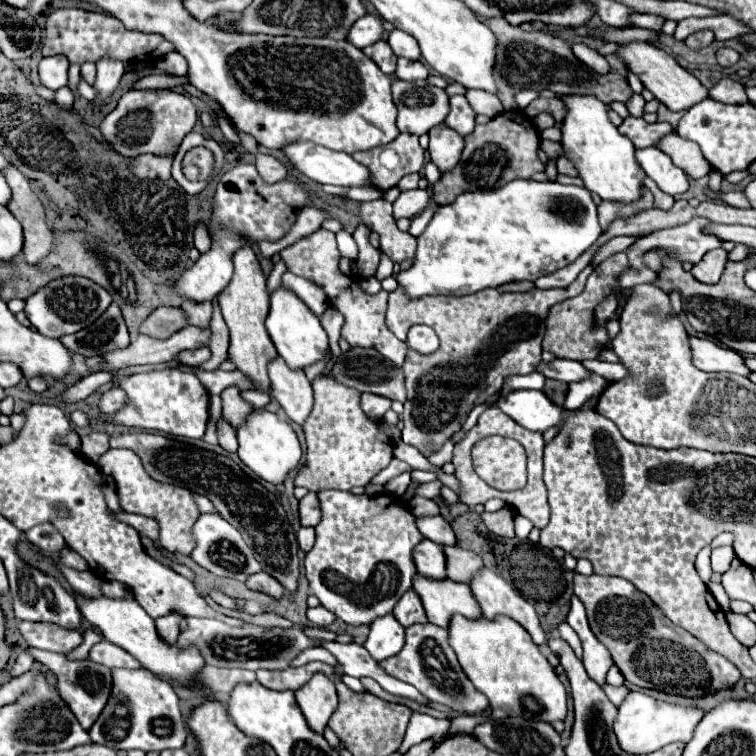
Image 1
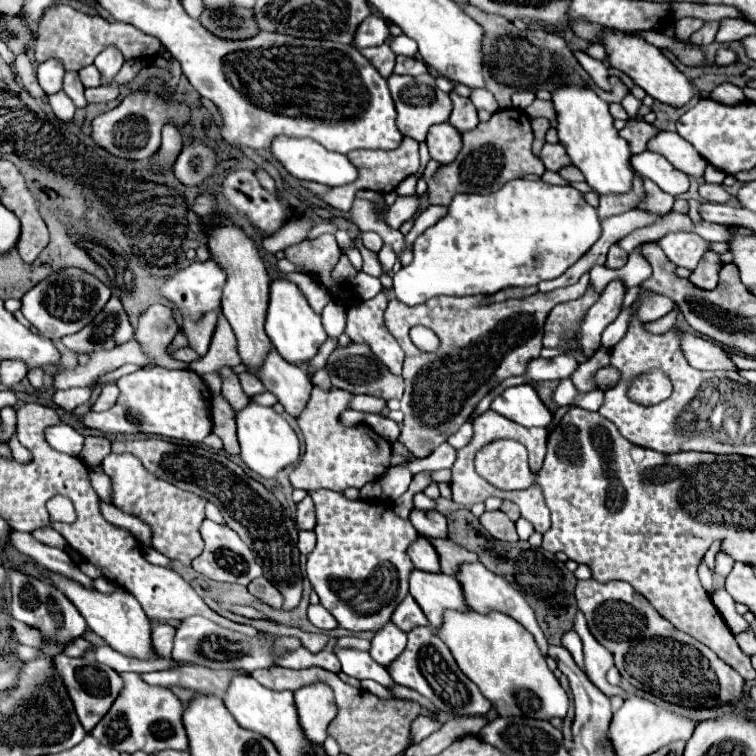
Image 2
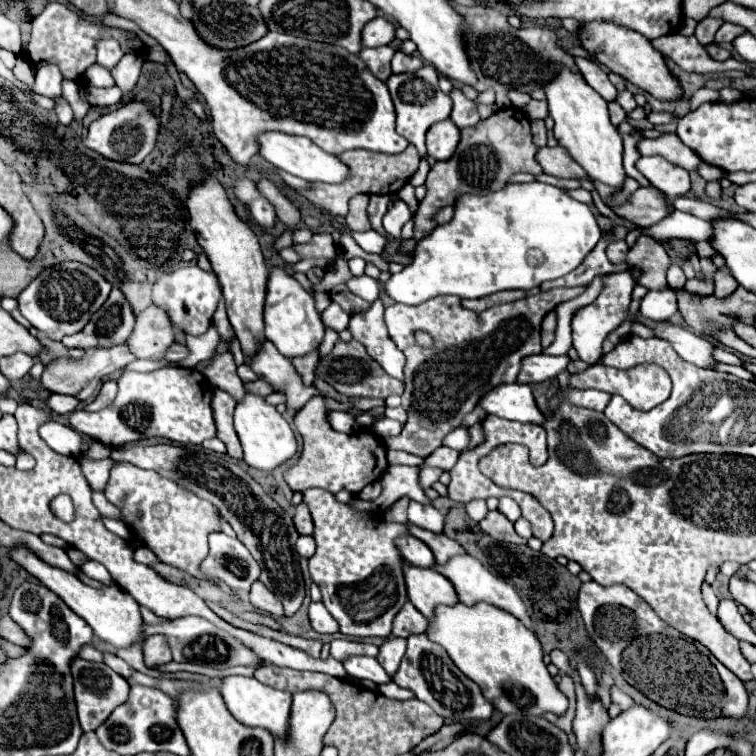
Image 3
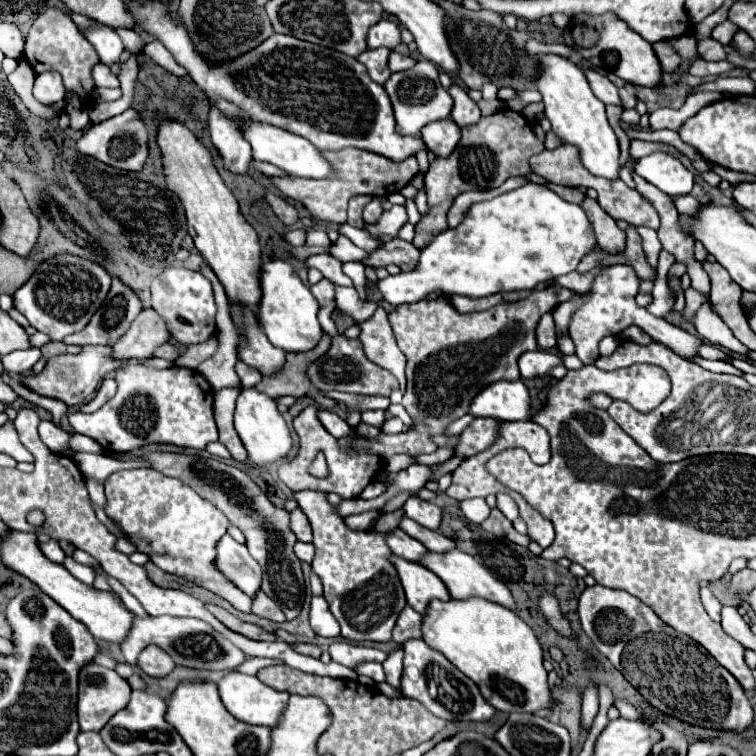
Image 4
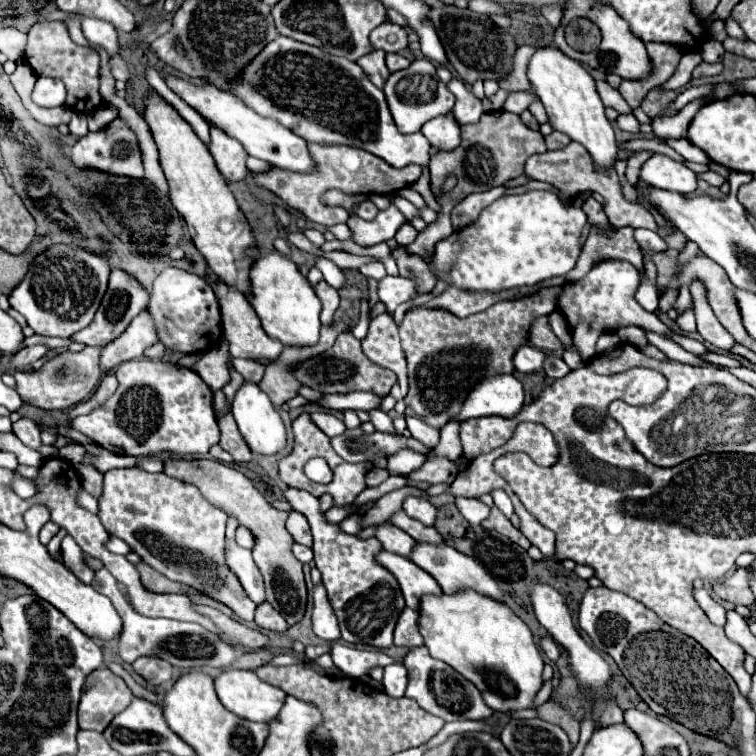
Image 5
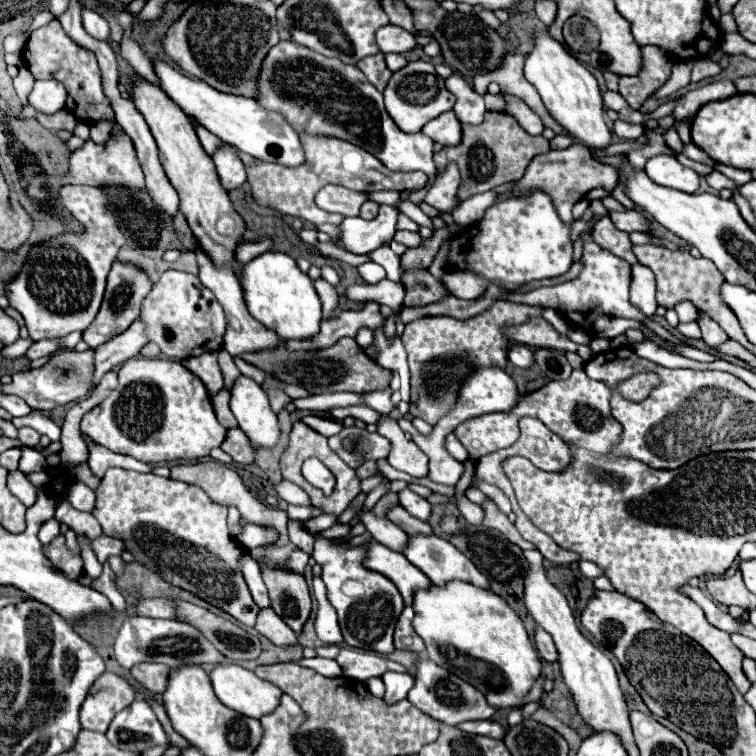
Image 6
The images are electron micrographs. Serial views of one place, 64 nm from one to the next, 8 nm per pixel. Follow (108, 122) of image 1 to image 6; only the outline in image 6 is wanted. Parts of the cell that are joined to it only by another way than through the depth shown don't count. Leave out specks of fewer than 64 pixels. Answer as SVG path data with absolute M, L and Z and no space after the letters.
M128 136L110 138L108 144L94 144L86 140L86 144L70 154L68 172L62 178L62 184L84 184L84 186L112 186L112 188L126 188L126 190L144 190L144 172L138 164L136 150Z

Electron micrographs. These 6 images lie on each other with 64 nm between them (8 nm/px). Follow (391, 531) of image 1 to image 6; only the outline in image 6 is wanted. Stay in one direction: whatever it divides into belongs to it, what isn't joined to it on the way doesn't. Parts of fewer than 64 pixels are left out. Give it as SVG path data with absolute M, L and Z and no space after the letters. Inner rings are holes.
M280 480L280 484L276 484L276 492L282 500L286 500L288 504L298 504L298 506L310 506L310 500L306 496L304 490L300 490L296 484L288 482L288 480ZM316 538L312 556L322 566L322 580L326 584L326 596L328 596L328 602L338 612L338 622L342 628L344 642L352 648L390 654L394 652L394 644L392 644L394 624L400 612L404 610L404 602L398 588L388 578L380 576L378 572L366 570L362 566L364 554L366 550L362 546L346 548L346 544L334 544L332 540ZM344 582L350 584L346 594L344 594Z

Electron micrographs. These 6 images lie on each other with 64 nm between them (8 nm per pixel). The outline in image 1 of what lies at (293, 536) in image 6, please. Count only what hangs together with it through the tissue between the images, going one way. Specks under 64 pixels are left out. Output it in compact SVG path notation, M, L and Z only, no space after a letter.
M308 492L300 500L300 524L302 526L316 526L320 522L320 504L314 492Z

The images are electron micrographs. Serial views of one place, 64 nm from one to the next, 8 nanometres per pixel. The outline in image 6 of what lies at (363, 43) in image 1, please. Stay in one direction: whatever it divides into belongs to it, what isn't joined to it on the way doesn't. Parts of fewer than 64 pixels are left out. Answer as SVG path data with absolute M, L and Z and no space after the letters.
M382 26L378 32L376 32L376 42L380 46L380 50L384 54L388 52L396 52L396 54L404 54L404 52L410 52L414 46L416 46L416 38L414 34L406 32L404 28L400 26Z

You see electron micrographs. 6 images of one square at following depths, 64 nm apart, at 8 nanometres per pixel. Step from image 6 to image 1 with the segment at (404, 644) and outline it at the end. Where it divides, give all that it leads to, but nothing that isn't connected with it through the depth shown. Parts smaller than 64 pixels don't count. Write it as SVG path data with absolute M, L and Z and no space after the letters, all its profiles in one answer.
M412 588L400 598L400 602L396 604L396 608L394 608L392 614L394 614L394 618L404 628L408 628L412 624L424 624L426 622L426 616L424 616L424 608L420 604L420 598L418 598L418 594Z

